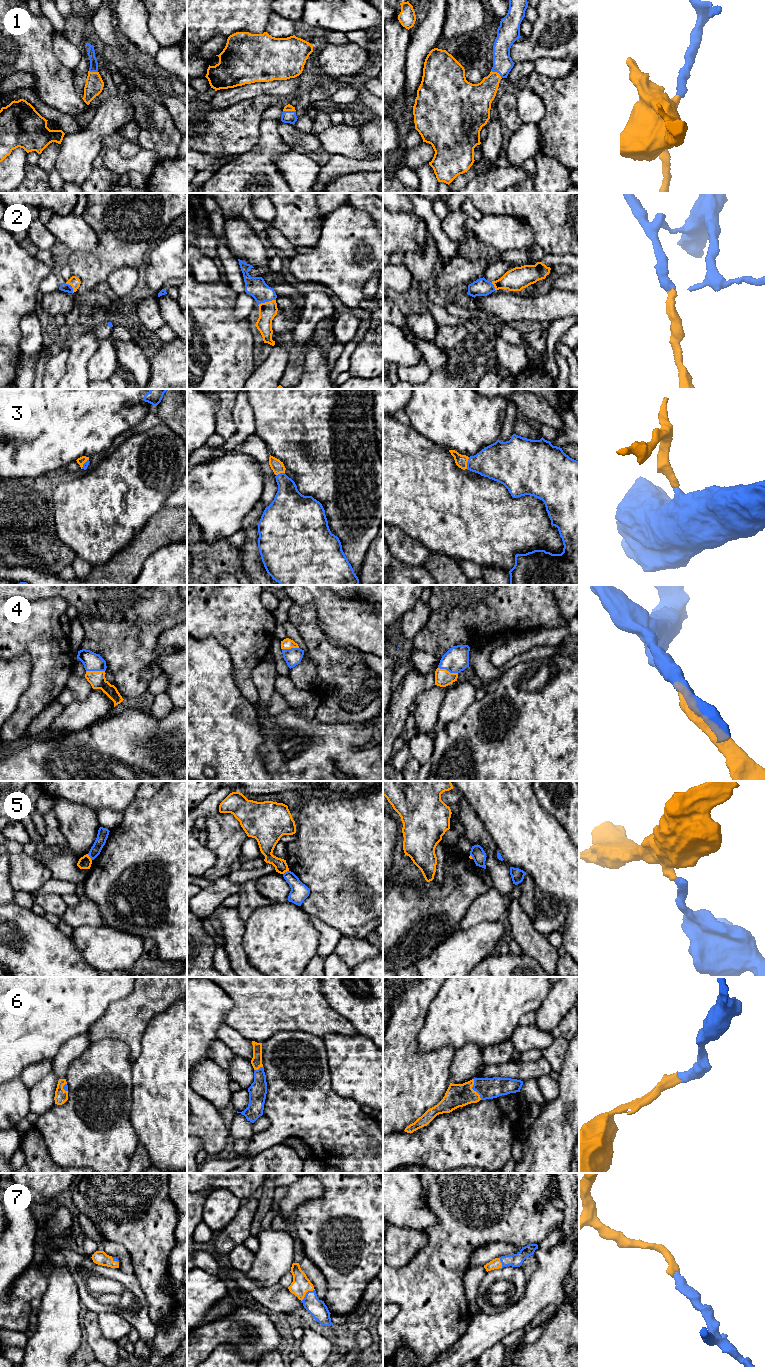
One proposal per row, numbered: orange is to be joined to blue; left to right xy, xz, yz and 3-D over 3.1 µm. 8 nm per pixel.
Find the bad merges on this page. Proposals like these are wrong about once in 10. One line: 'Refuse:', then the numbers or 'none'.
Refuse: 5

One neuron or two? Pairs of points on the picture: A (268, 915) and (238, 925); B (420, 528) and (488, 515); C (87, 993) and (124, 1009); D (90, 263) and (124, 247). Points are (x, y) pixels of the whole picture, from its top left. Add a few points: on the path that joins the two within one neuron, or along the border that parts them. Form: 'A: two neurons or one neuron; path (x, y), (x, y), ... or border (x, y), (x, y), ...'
A: two neurons; border (246, 924), (242, 937), (242, 947)
B: one neuron; path (437, 523), (445, 523), (450, 518), (471, 518)
C: two neurons; border (131, 992), (113, 1001), (95, 1021)
D: one neuron; path (98, 263), (116, 249)

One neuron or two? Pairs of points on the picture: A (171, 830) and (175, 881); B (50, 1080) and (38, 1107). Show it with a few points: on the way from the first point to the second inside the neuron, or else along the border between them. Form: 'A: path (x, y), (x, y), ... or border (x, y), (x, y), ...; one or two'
A: path (175, 843), (175, 868); one
B: path (46, 1087), (42, 1091), (41, 1100); one

